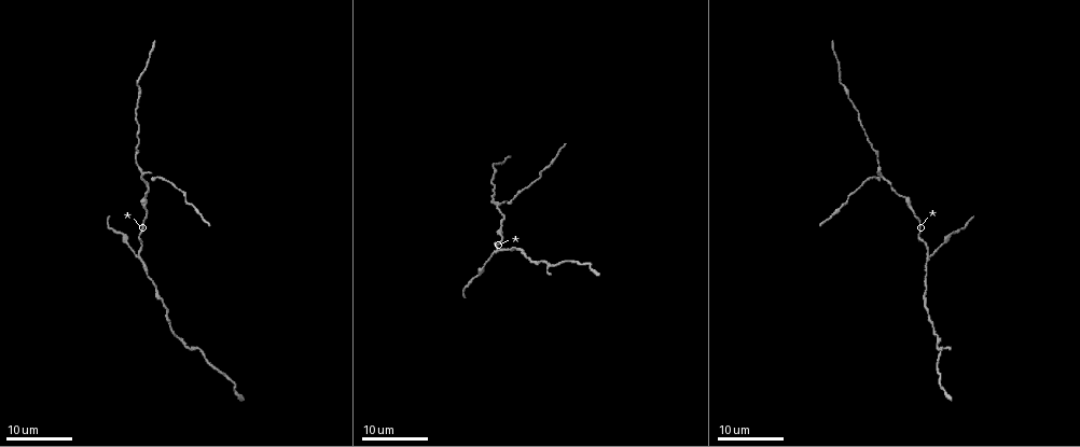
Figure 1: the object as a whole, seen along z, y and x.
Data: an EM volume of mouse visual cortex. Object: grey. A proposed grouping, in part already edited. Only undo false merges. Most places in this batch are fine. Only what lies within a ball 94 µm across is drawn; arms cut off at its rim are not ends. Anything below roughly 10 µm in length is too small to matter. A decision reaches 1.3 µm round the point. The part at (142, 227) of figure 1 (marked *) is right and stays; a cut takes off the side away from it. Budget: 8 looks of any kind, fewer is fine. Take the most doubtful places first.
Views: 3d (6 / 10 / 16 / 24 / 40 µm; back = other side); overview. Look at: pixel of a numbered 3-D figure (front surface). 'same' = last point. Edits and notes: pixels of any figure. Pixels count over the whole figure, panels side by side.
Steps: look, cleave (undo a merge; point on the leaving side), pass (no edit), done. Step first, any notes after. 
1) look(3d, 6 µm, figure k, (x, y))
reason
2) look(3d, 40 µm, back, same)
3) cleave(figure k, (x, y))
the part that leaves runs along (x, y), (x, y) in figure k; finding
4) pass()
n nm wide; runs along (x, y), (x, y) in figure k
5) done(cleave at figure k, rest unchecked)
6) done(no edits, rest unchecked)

look(3d, 24 µm, figure 1, (495, 243))
sudden change in width

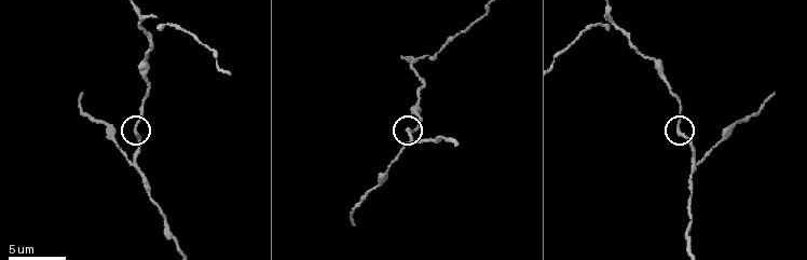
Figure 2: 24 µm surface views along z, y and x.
look(3d, 10 µm, figure 2, (133, 132))

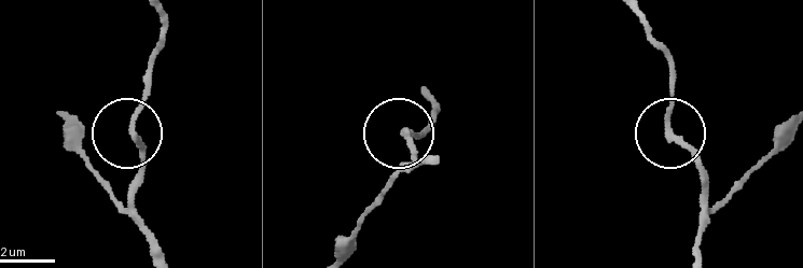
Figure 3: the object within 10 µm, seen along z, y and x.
pass()
runs along (144, 88), (130, 132), (144, 181) in figure 3; all the same cell

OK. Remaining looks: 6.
look(3d, 10 µm, figure 2, (146, 58))
calibre changes

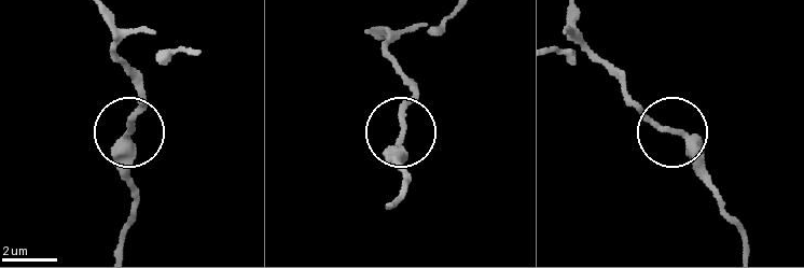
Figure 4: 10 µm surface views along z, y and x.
pass()
runs along (118, 247), (129, 212), (129, 122), (143, 89) in figure 4; all the same cell

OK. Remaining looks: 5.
look(3d, 6 µm, figure 2, (412, 58))

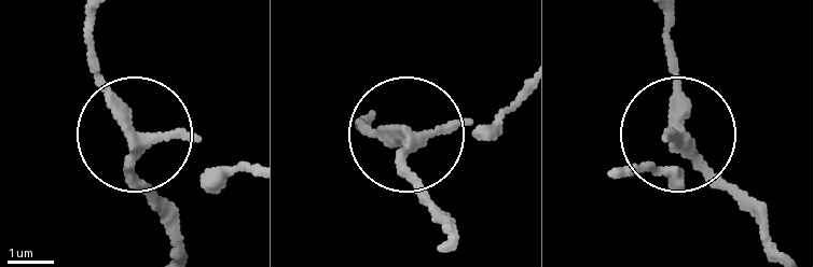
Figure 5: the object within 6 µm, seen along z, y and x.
look(3d, 6 µm, back, figure 5, (412, 139))
from behind

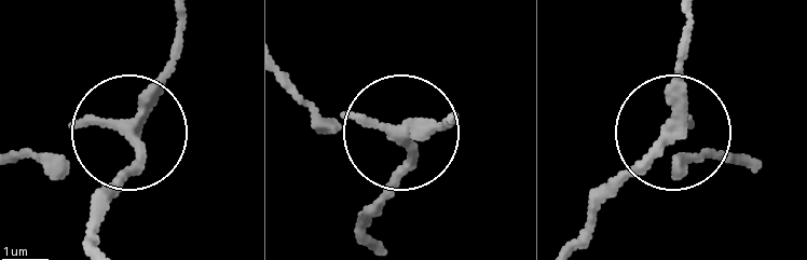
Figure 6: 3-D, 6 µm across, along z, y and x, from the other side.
pass()
300 nm wide; all the same cell

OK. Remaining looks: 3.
look(3d, 16 µm, figure 1, (870, 146))
sudden change in width

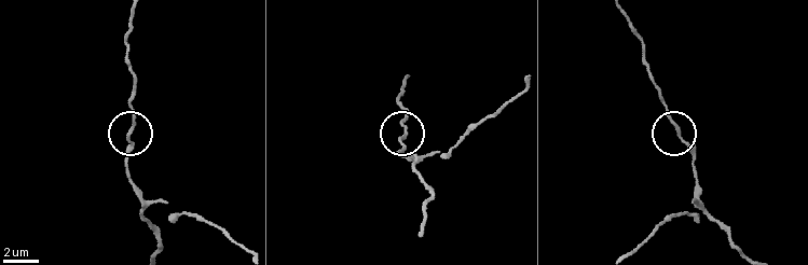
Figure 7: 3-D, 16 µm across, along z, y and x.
look(3d, 10 µm, figure 7, (676, 129))
zoom in

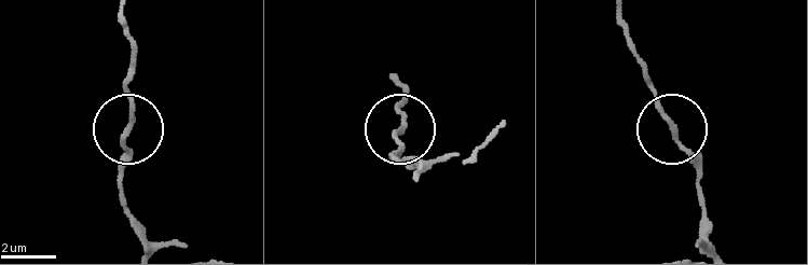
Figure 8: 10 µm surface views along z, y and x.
pass()
runs along (710, 245), (696, 162), (645, 73) in figure 8; all the same cell

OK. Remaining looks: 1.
done(no edits, rest unchecked)

